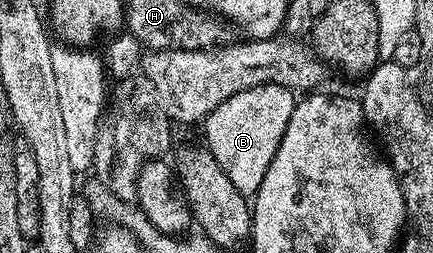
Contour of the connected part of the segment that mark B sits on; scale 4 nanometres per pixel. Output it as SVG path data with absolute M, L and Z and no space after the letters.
M266 84L238 92L238 96L230 96L230 100L222 100L222 104L204 119L206 148L214 160L218 160L222 172L230 176L238 192L247 195L262 184L262 176L266 176L266 168L270 168L270 160L274 160L274 152L278 152L278 144L282 144L282 134L286 132L286 124L290 124L297 101L293 91L278 84Z

